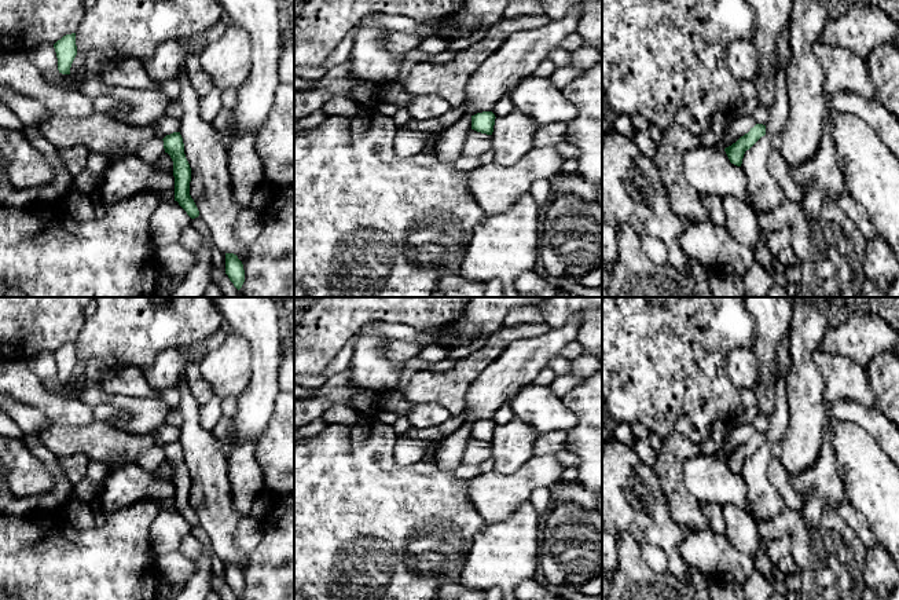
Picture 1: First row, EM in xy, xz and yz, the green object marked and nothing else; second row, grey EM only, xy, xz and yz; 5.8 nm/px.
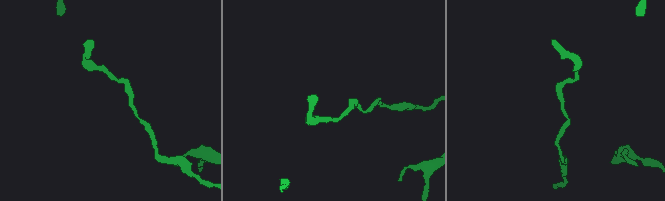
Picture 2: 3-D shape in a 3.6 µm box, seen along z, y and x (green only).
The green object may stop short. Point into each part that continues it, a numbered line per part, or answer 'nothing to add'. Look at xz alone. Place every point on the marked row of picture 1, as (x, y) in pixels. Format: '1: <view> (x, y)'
nothing to add

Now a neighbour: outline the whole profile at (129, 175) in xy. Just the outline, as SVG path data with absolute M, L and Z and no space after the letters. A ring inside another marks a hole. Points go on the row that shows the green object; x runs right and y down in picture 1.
M126 156L107 165L99 195L104 206L147 190L154 190L164 200L170 201L175 198L175 176L158 169L155 164Z

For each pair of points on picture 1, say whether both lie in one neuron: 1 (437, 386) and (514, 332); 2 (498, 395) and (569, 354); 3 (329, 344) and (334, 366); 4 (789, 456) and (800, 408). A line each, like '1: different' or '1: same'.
1: same
2: different
3: different
4: same

